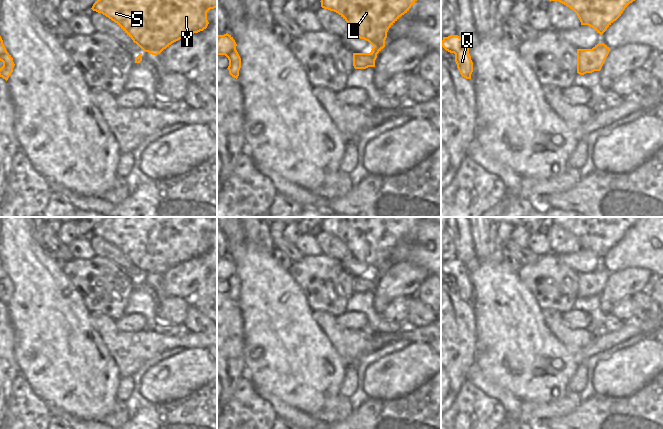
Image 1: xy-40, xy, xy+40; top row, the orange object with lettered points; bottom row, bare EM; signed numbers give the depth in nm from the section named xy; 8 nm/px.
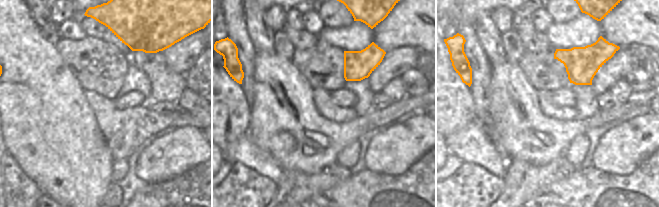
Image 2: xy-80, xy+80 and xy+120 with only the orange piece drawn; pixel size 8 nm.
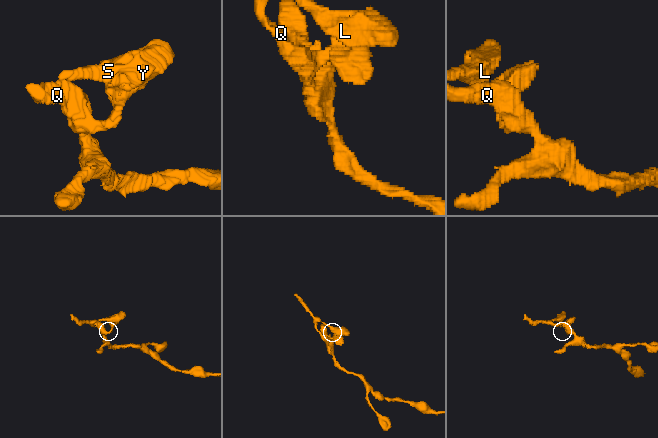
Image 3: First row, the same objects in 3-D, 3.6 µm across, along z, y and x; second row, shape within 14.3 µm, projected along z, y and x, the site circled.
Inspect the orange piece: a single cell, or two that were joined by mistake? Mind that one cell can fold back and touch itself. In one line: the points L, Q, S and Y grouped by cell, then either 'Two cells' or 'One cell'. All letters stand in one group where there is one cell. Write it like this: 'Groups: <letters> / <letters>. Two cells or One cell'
Groups: L Q S Y. One cell.

